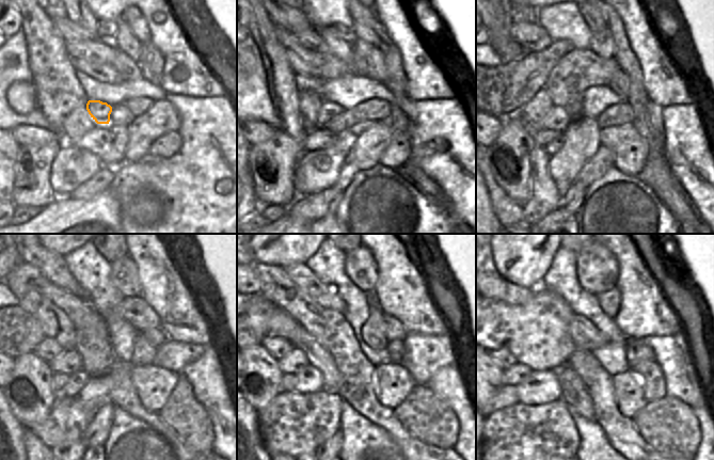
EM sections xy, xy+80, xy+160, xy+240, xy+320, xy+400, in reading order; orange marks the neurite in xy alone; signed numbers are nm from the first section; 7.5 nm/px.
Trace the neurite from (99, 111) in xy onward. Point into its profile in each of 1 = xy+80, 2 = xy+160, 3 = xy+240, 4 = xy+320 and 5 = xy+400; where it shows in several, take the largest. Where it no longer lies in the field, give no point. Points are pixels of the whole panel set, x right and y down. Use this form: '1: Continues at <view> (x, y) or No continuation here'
1: Continues at xy+80 (328, 111)
2: Continues at xy+160 (557, 119)
3: Continues at xy+240 (68, 362)
4: Continues at xy+320 (295, 362)
5: Continues at xy+400 (517, 373)

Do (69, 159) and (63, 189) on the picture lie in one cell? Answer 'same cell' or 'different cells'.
same cell

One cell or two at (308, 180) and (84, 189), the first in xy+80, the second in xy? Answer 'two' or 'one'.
two

